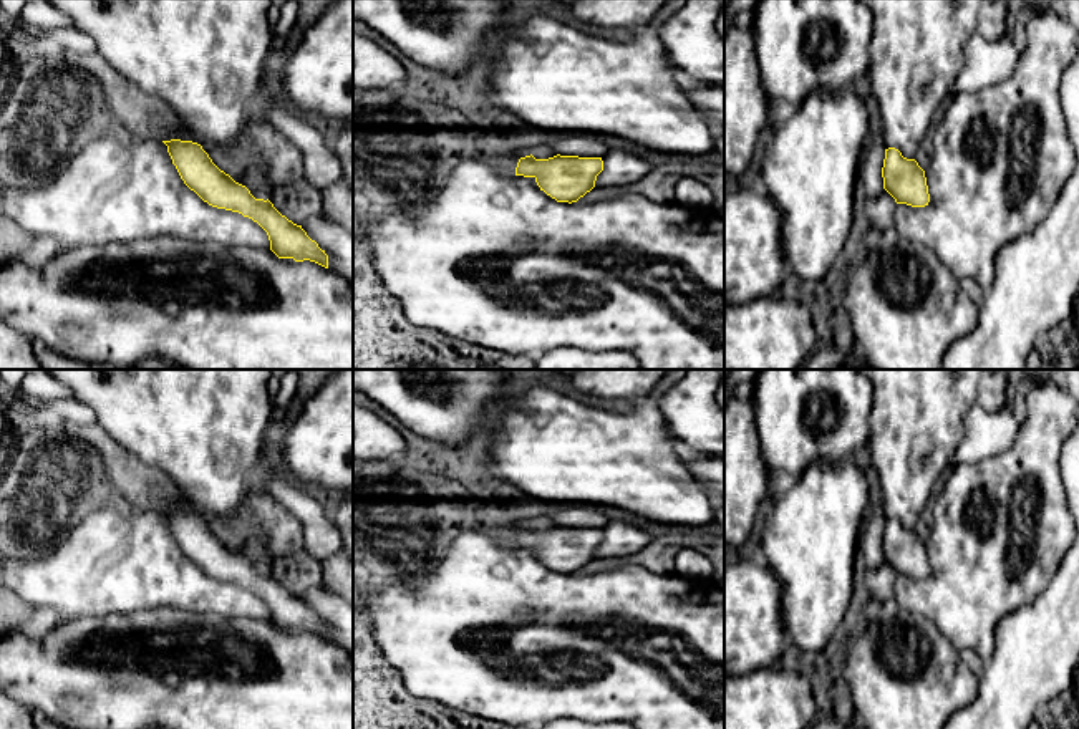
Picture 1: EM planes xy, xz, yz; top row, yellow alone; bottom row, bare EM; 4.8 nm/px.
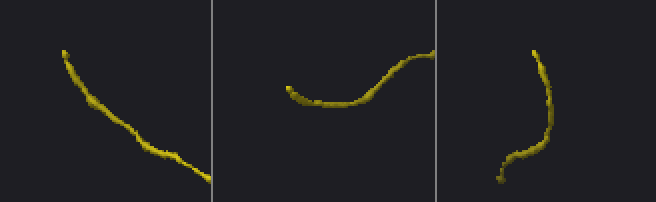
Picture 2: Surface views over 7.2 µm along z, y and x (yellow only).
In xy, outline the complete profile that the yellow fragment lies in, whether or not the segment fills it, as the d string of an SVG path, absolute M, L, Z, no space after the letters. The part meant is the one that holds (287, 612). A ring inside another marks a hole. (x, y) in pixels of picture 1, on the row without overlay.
M181 510L162 514L184 555L204 573L257 593L267 603L270 621L278 630L310 631L328 640L328 626L302 596L282 587L269 570L255 570L245 557L220 542L201 515Z

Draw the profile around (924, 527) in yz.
M945 469L938 479L933 482L931 485L931 494L928 497L928 502L927 502L927 507L922 510L920 517L918 517L918 522L917 522L917 527L915 527L915 532L918 533L918 537L925 542L931 530L933 530L933 505L938 499L938 495L941 494L948 477L951 474L951 469Z

